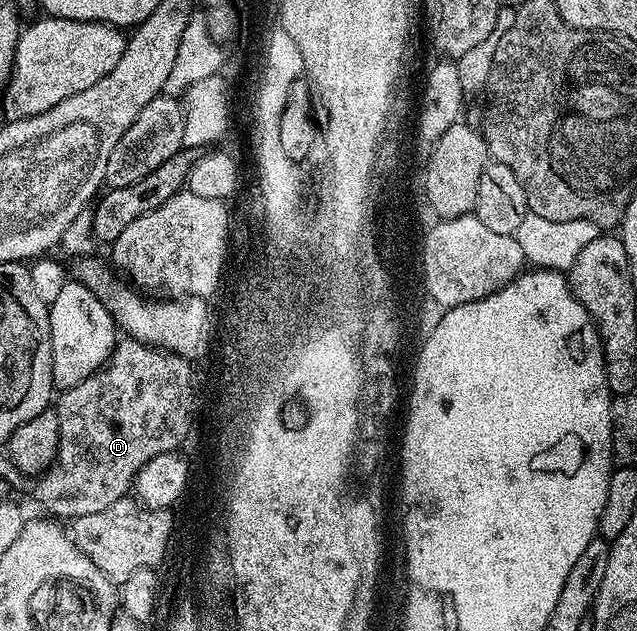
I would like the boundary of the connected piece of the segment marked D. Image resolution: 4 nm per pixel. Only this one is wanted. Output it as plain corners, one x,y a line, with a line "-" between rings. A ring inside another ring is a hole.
131,339
117,340
116,347
108,356
108,361
103,367
91,373
82,383
74,387
63,390
55,402
54,408
58,415
58,427
60,428
60,442
56,452
56,460
45,473
39,474
36,481
36,501
45,509
45,514
51,515
56,519
71,519
82,515
94,515
94,511
106,511
110,503
118,503
118,499
129,496
133,488
136,474
139,470
149,463
150,459
162,455
164,452
174,452
181,448
180,444
188,437
188,432
192,429
192,369
189,358
180,357
171,351
165,351
159,347
153,347
142,341

